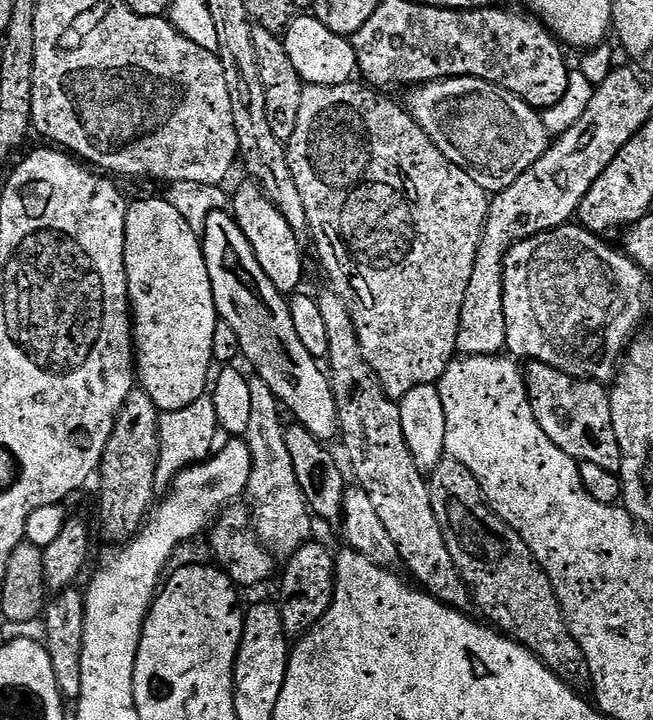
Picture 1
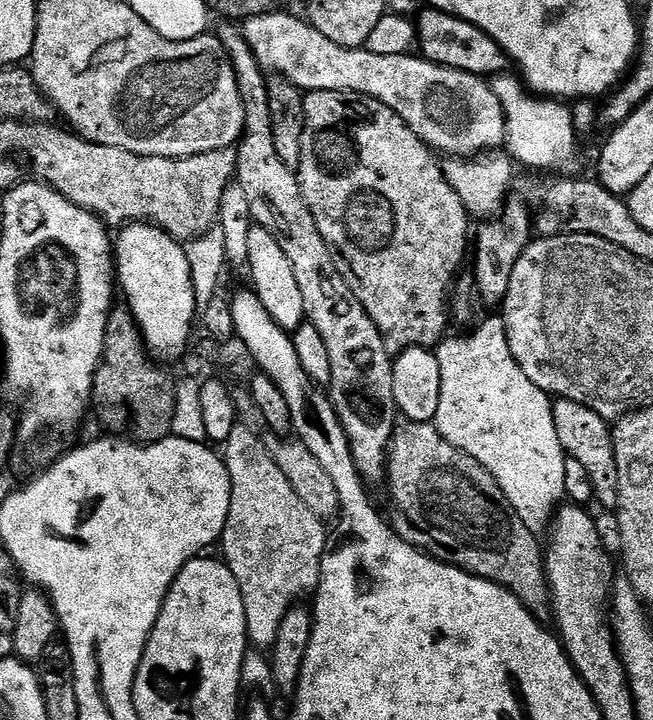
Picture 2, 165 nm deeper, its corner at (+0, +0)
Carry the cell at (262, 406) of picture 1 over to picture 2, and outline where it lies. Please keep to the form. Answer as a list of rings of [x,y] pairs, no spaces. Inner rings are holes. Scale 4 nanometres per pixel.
[[[238,422],[230,432],[230,438],[224,445],[224,461],[227,466],[228,476],[231,479],[231,502],[230,514],[226,518],[226,526],[224,527],[224,535],[222,537],[222,545],[224,544],[224,553],[222,559],[227,564],[228,569],[234,574],[234,578],[238,578],[238,586],[242,590],[242,606],[246,606],[246,626],[248,627],[248,642],[251,647],[261,650],[271,649],[273,643],[278,638],[279,627],[286,618],[286,614],[292,608],[297,607],[301,603],[303,596],[311,597],[315,593],[316,587],[320,585],[320,560],[324,557],[326,549],[329,547],[328,536],[324,533],[326,528],[325,521],[320,520],[314,514],[314,510],[310,510],[303,502],[302,498],[294,491],[294,486],[290,484],[290,480],[286,478],[286,474],[278,469],[278,464],[274,462],[273,456],[270,455],[267,443],[244,422]]]

